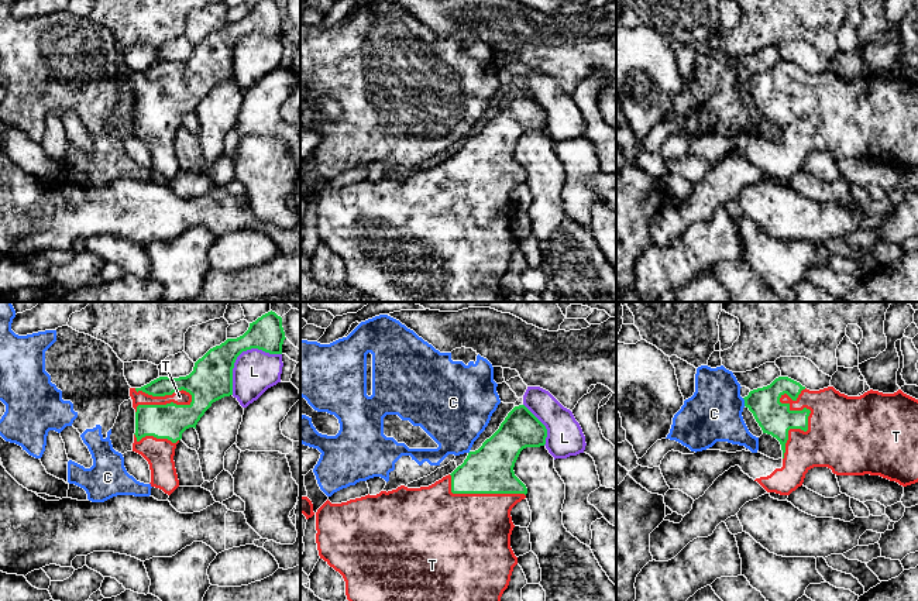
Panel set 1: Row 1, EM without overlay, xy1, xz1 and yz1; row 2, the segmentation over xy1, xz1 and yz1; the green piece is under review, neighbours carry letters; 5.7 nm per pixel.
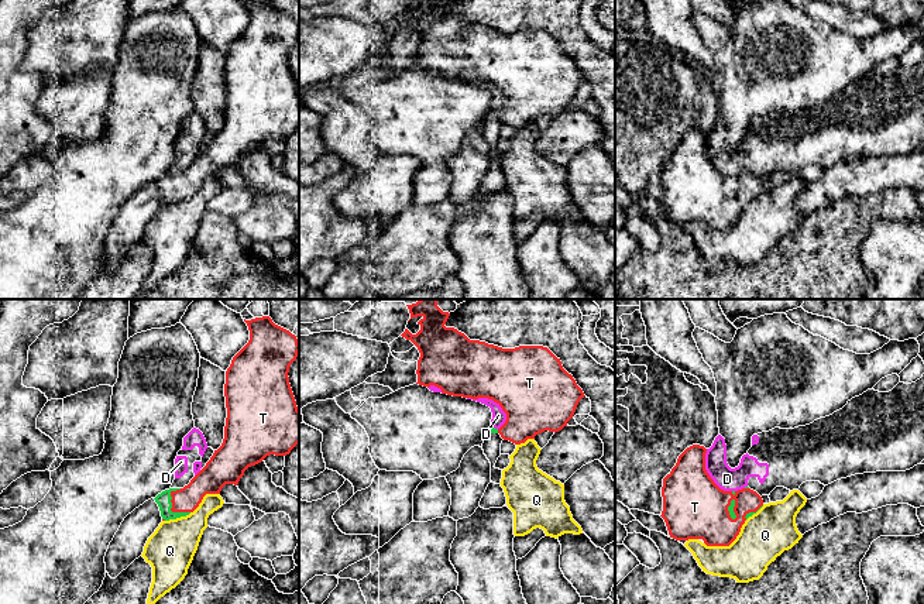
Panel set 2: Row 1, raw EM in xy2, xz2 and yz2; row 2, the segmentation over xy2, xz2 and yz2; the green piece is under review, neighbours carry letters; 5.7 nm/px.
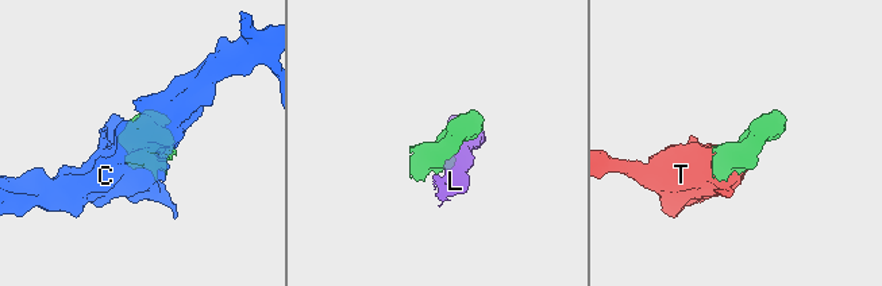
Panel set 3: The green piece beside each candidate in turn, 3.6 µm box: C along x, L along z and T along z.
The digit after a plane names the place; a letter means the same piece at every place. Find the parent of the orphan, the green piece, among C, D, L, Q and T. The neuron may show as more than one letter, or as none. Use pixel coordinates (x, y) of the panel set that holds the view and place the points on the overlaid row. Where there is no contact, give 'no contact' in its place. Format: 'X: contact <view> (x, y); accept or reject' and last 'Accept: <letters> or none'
C: contact yz1 (745, 402); reject
D: contact xz2 (494, 428); reject
L: contact xy1 (240, 353); reject
Q: contact xy2 (178, 517); reject
T: contact yz1 (810, 412); accept
Accept: T

